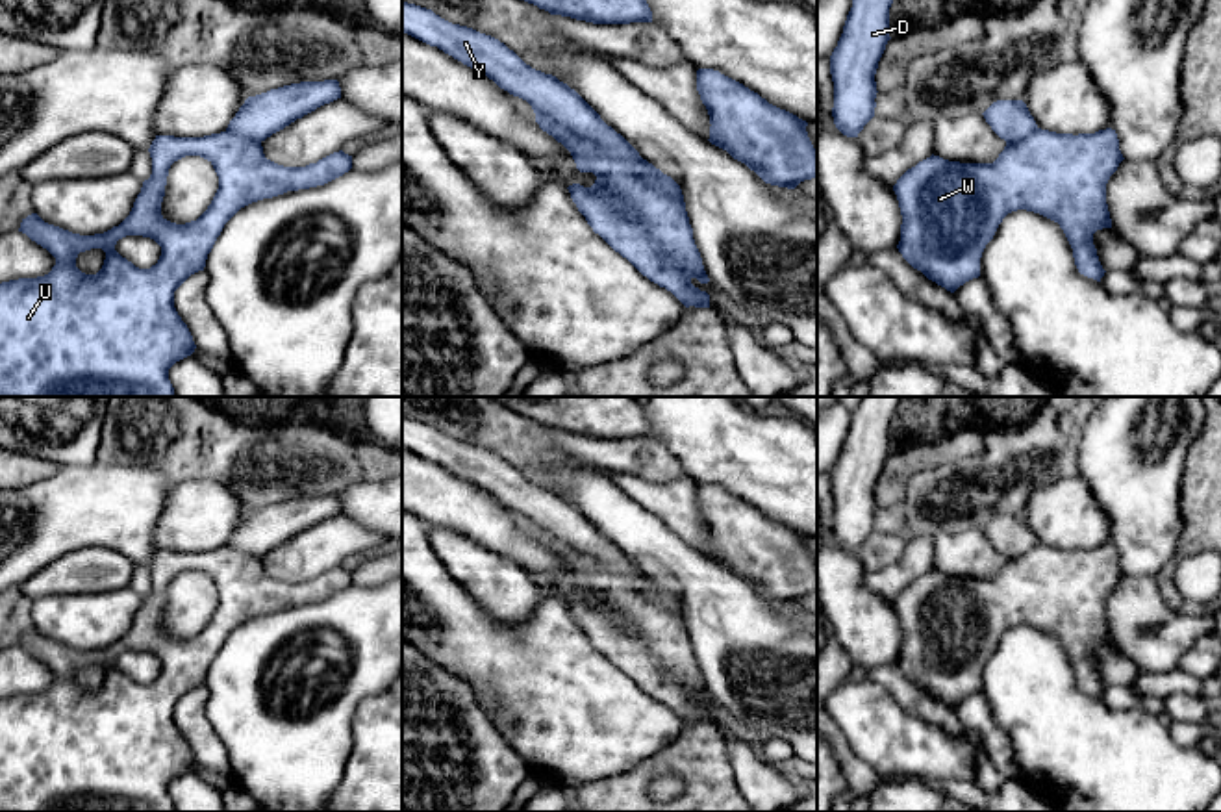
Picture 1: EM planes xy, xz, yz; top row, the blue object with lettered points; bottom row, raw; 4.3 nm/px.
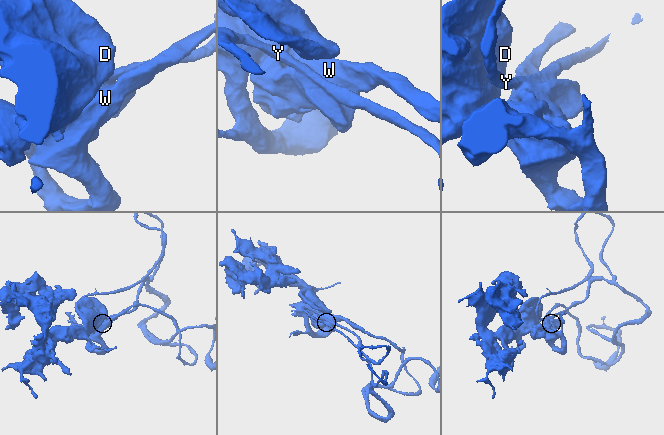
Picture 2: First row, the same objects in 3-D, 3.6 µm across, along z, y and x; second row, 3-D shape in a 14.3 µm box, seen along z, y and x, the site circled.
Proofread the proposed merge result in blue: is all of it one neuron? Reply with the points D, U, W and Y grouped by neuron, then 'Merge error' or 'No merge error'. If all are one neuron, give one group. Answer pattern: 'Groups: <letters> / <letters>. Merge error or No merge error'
Groups: D U W Y. No merge error

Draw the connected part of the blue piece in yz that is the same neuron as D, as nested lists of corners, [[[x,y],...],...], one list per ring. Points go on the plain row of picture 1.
[[[863,397],[852,412],[843,449],[830,471],[832,532],[847,552],[858,552],[875,532],[878,476],[889,452],[889,423],[900,397]]]

